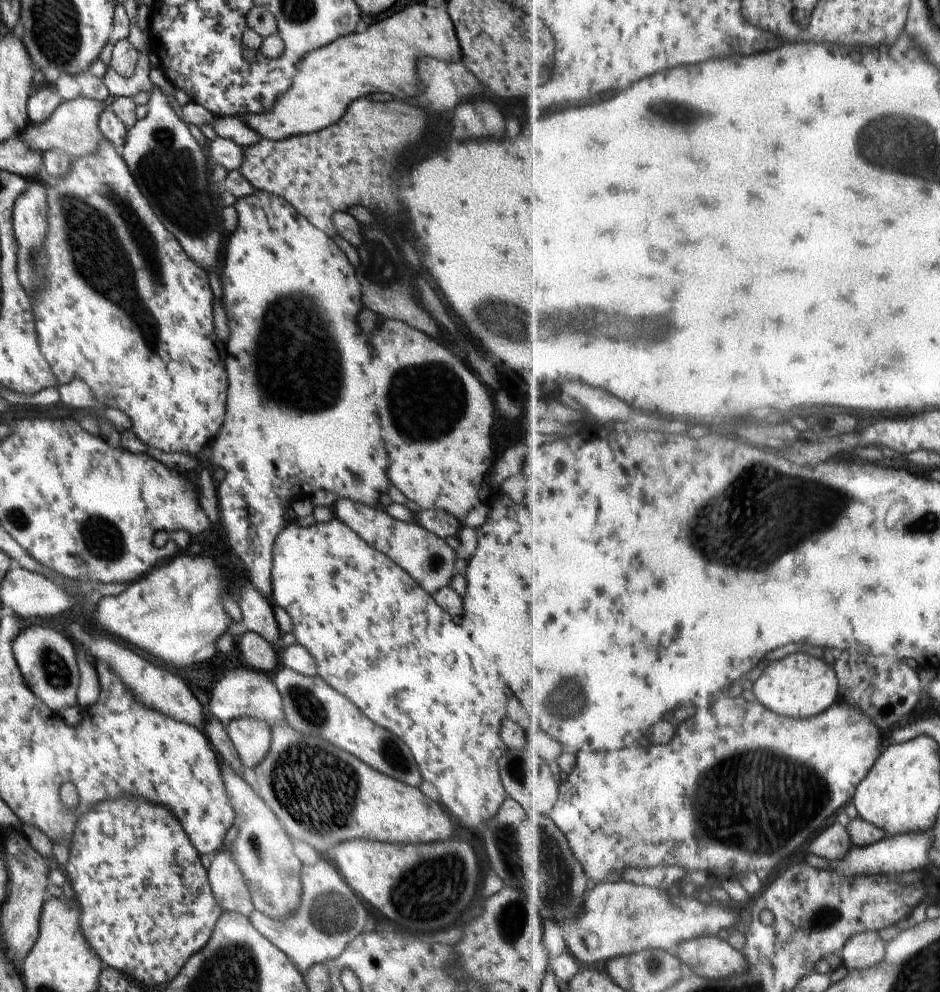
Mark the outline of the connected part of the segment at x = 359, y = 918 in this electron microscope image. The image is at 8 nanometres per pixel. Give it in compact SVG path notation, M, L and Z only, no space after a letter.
M318 860L315 864L304 865L300 880L302 900L288 918L272 920L255 910L247 919L266 940L282 950L304 976L313 964L338 958L356 936L370 928L371 922L364 908L365 901L348 886L332 862Z

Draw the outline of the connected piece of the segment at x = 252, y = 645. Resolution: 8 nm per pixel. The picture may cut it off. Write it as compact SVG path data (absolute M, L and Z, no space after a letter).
M247 631L241 640L235 641L246 663L244 668L252 668L264 674L273 674L277 665L277 648L253 631Z

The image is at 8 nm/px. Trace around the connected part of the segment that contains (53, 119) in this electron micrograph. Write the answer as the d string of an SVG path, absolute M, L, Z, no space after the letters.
M76 97L73 100L63 100L54 110L50 118L42 124L30 124L24 128L19 138L34 152L61 150L70 158L84 158L98 152L98 144L104 142L105 137L98 128L98 118L107 109L104 101L96 101L86 97Z

